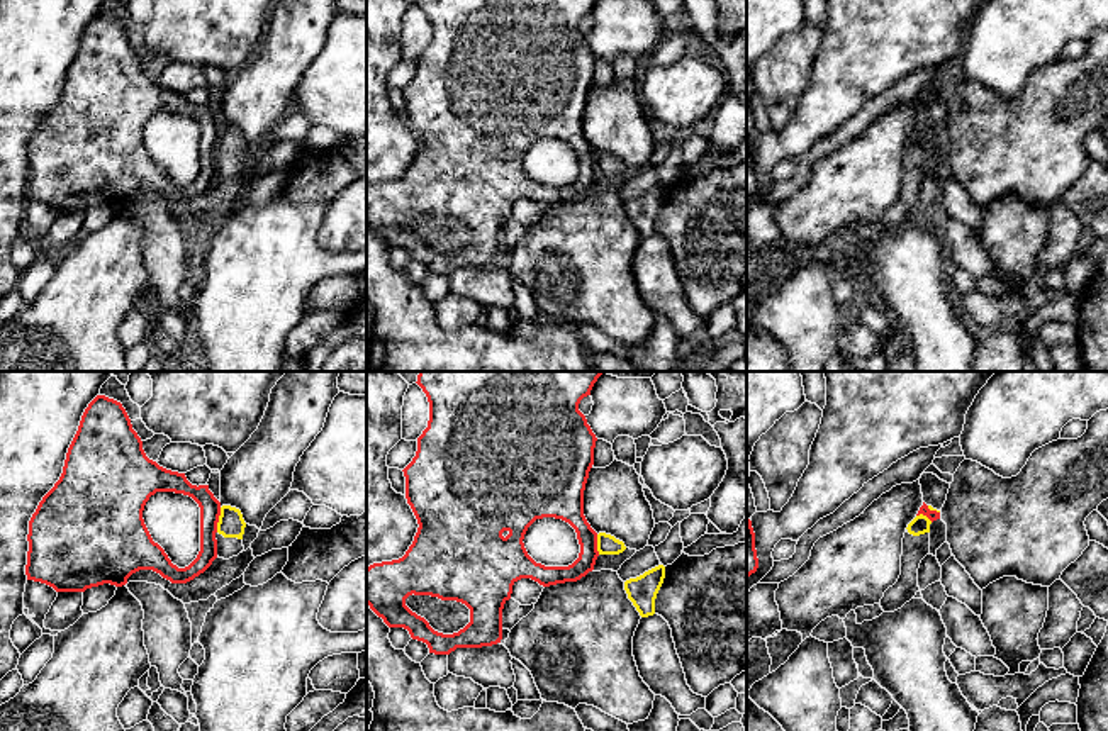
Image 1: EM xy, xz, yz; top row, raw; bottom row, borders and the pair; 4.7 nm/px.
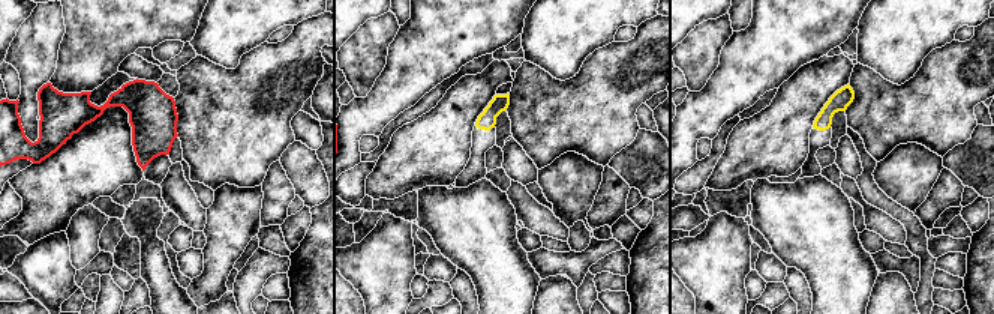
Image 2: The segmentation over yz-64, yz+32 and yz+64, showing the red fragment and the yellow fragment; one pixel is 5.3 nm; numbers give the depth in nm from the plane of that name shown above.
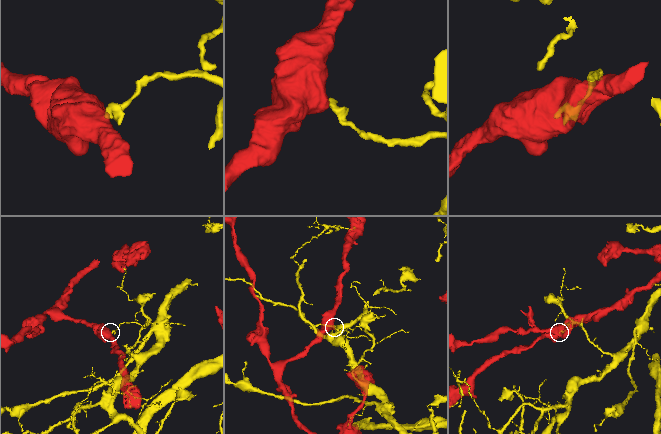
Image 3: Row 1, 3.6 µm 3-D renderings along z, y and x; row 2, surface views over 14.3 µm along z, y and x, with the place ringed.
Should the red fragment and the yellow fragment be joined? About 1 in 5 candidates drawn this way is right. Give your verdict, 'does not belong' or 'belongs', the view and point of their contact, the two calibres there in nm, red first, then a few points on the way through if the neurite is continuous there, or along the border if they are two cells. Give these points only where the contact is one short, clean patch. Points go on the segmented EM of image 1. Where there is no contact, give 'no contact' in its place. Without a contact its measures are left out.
does not belong | xy (218, 519) | 100/130 nm | along xy (221, 507), (216, 531)

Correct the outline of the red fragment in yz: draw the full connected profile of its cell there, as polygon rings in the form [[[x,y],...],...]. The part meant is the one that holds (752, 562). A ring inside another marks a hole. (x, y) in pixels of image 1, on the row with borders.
[[[747,519],[747,577],[755,573],[758,568],[758,558],[755,550],[755,533],[752,527],[752,521]]]

